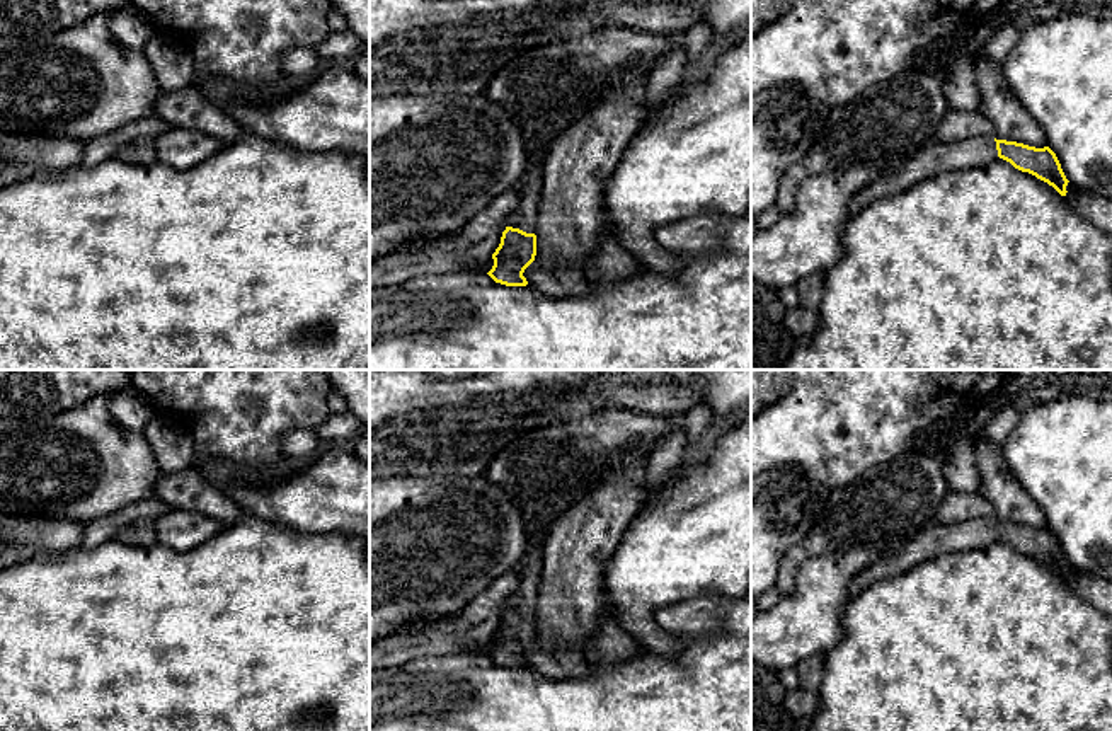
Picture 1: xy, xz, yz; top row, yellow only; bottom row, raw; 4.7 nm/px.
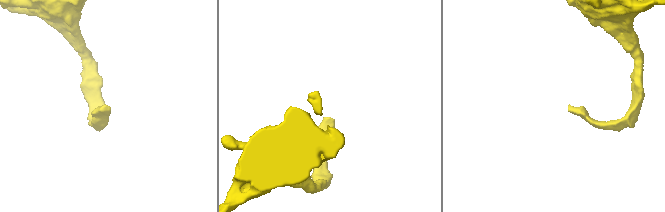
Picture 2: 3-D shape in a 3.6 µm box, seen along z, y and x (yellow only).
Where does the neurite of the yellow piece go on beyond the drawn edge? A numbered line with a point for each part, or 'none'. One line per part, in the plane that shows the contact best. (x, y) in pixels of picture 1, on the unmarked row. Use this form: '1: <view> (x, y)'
1: xz (523, 598)

